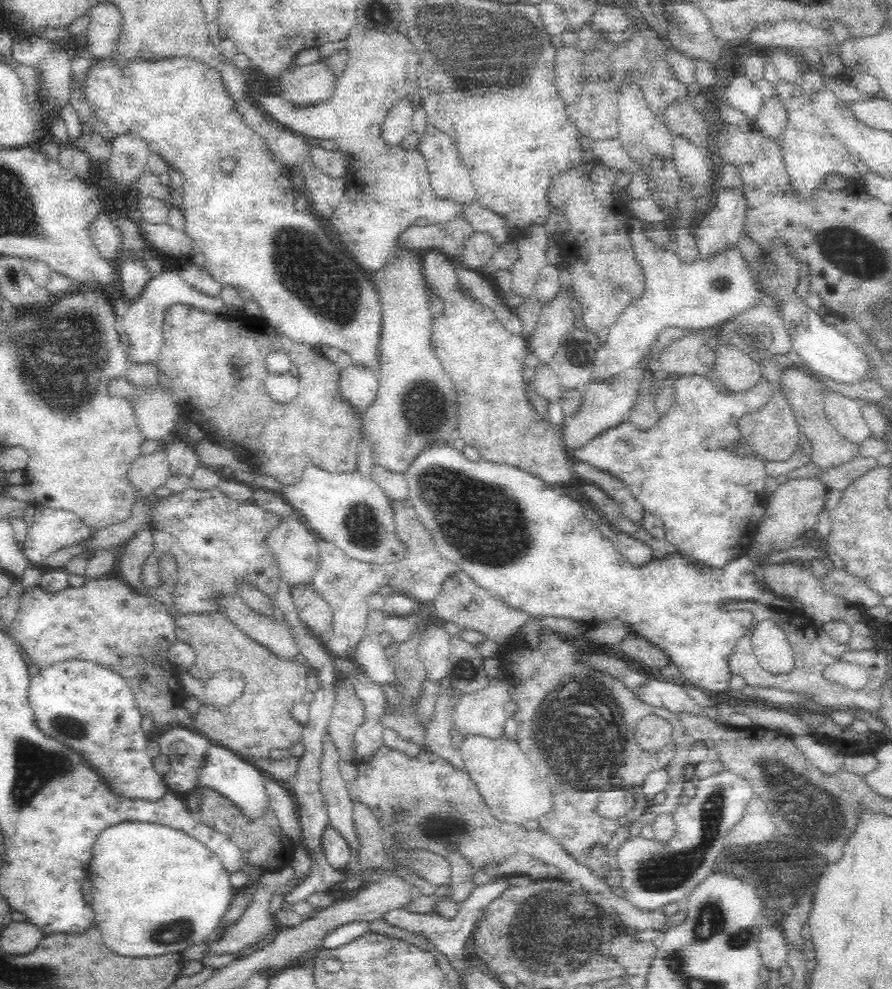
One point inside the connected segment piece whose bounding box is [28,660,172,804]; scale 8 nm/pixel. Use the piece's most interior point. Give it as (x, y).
(87, 708)

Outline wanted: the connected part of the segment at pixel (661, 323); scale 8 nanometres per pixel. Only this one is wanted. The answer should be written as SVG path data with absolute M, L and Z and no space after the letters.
M630 222L630 236L636 258L646 272L646 292L624 310L618 322L610 328L604 344L600 342L596 346L592 384L612 384L620 374L640 368L642 358L648 356L658 332L664 328L706 328L716 332L728 318L760 302L752 284L752 272L746 268L748 262L742 258L736 244L718 248L704 260L698 258L694 262L680 262L674 250L654 252L652 246L642 240L640 226L634 222Z

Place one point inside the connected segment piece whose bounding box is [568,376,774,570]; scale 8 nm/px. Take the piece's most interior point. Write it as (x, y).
(711, 498)

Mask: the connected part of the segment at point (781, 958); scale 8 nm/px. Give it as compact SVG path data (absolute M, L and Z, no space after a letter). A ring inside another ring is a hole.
M762 928L760 930L758 954L760 954L760 964L764 968L768 968L770 972L786 966L786 956L788 956L786 942L778 928Z

